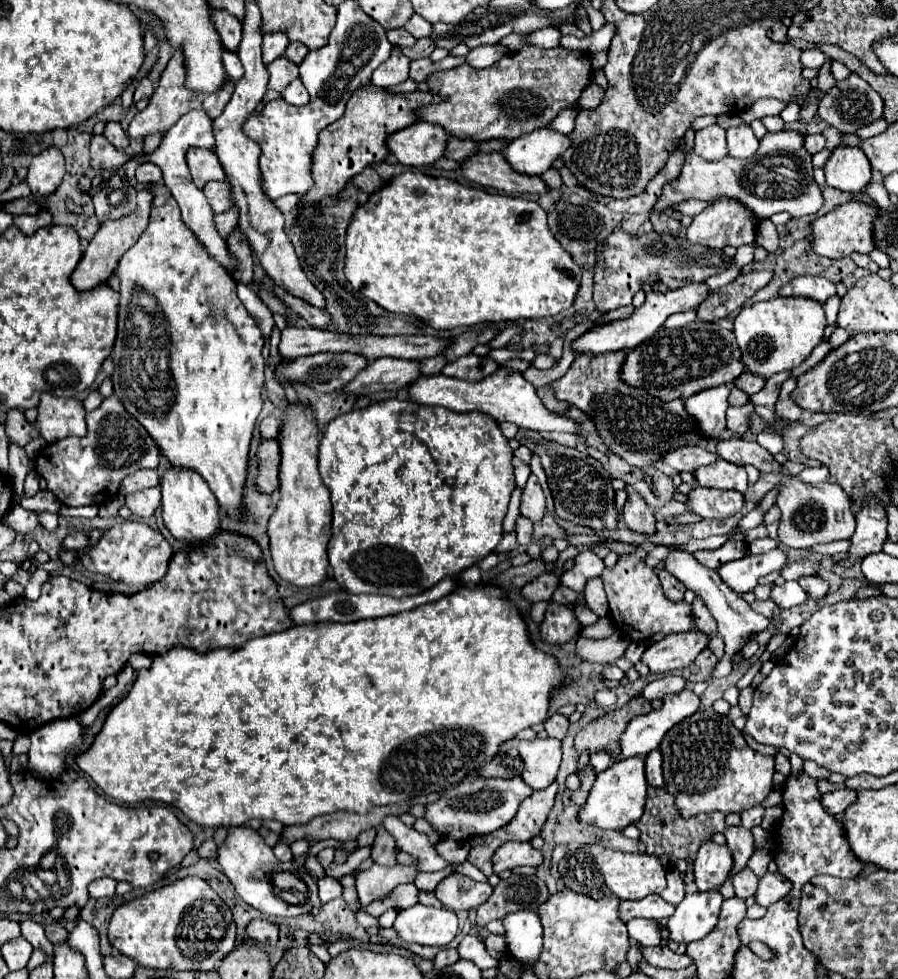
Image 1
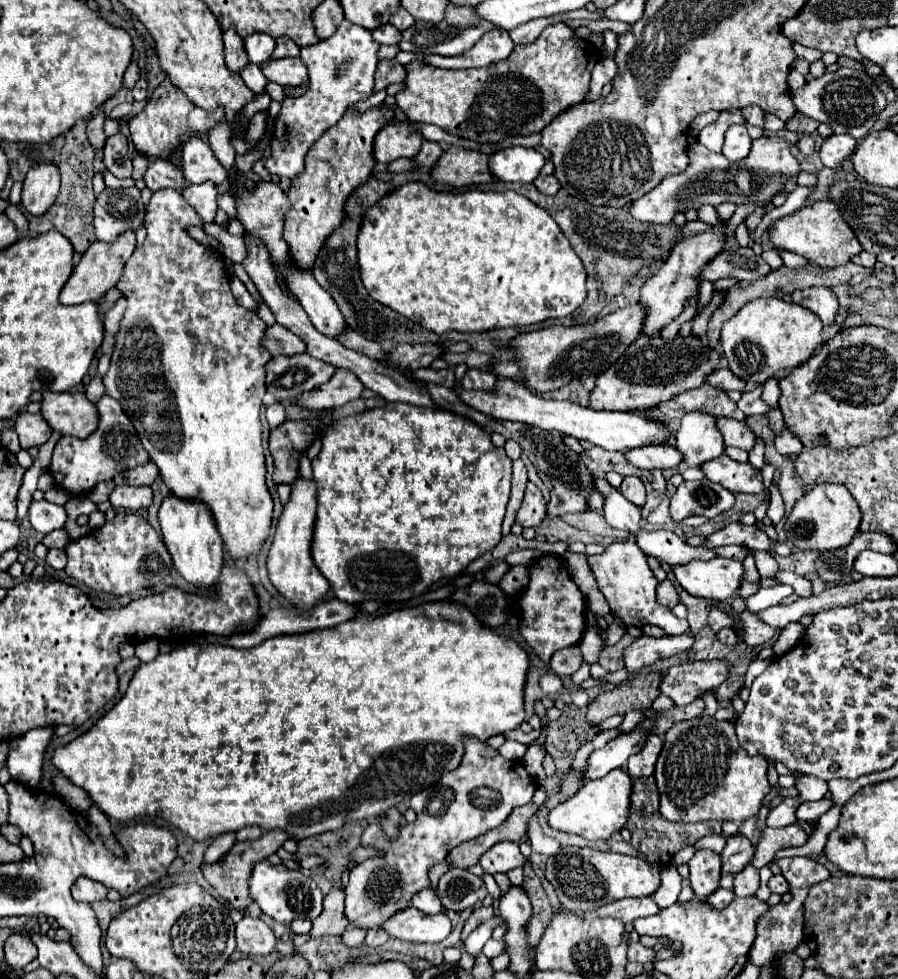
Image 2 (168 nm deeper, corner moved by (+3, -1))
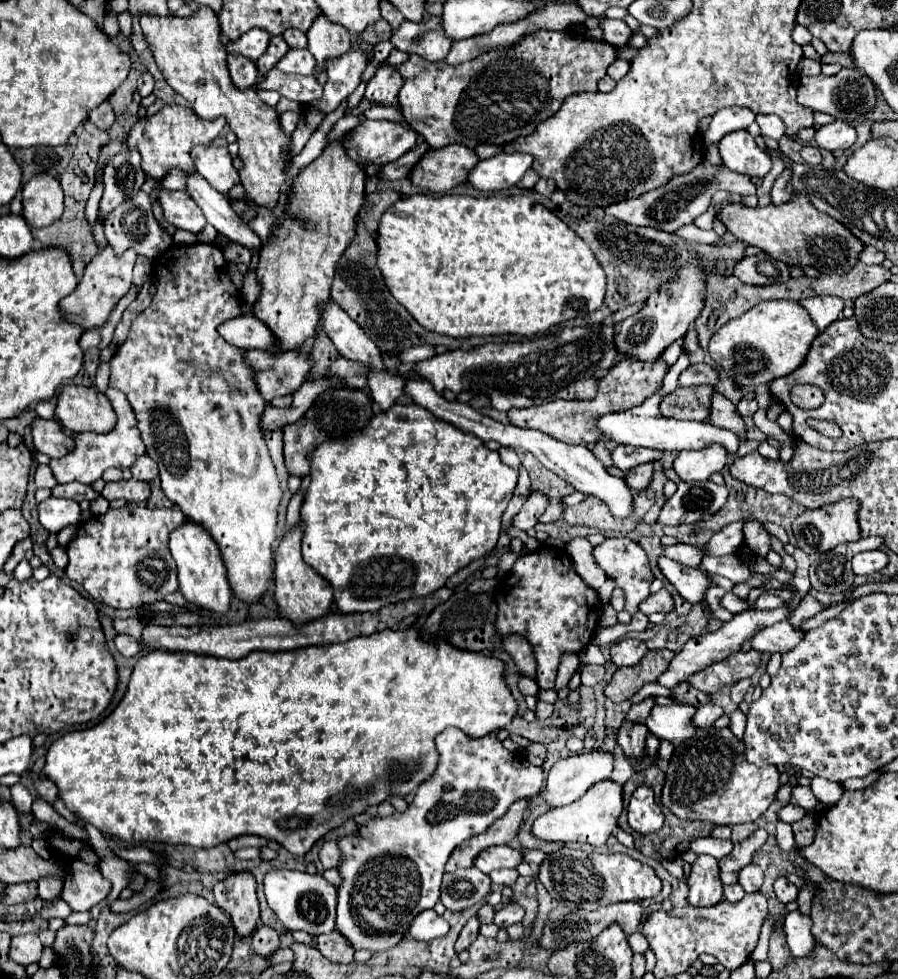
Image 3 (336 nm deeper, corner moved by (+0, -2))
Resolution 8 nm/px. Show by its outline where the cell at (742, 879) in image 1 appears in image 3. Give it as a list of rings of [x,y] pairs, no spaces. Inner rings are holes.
[[[747,864],[741,872],[739,872],[739,884],[743,886],[743,890],[747,894],[751,892],[757,892],[763,884],[763,872],[757,864]]]

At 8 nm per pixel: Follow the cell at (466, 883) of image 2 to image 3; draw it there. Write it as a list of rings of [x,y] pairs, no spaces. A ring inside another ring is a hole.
[[[459,868],[445,872],[441,886],[441,904],[451,912],[463,912],[465,908],[485,900],[491,892],[491,878],[481,870]]]

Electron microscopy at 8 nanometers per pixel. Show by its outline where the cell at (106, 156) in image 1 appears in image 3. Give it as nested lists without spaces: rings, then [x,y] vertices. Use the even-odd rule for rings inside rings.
[[[105,100],[103,104],[99,104],[95,110],[91,110],[89,120],[91,120],[97,128],[101,128],[101,130],[109,130],[111,124],[113,124],[113,120],[115,120],[115,114],[113,114],[111,104],[109,104],[107,100]]]

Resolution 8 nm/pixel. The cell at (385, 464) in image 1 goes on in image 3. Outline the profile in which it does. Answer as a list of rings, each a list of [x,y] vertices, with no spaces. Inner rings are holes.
[[[395,404],[389,410],[377,414],[371,418],[371,422],[347,438],[341,440],[327,440],[323,442],[313,458],[311,458],[311,484],[305,494],[305,502],[301,506],[301,522],[303,522],[303,560],[317,570],[335,590],[335,602],[341,612],[375,612],[387,604],[403,602],[415,596],[427,596],[435,592],[437,588],[445,586],[445,582],[471,564],[473,560],[481,558],[483,554],[491,552],[497,546],[499,532],[501,532],[501,516],[507,508],[507,504],[513,498],[513,490],[517,486],[517,470],[511,466],[505,466],[497,452],[489,450],[483,440],[475,438],[473,434],[461,432],[457,426],[451,426],[449,422],[443,422],[435,418],[431,412],[427,412],[421,406],[401,406]]]

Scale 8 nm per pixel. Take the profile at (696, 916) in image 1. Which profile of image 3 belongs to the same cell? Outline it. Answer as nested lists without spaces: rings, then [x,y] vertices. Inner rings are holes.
[[[731,884],[731,886],[725,886],[723,896],[725,896],[727,902],[739,902],[745,896],[745,892],[743,892],[743,888],[739,884]]]

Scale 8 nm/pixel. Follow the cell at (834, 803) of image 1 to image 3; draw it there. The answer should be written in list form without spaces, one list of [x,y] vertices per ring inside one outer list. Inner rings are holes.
[[[787,804],[787,806],[783,806],[783,808],[779,810],[779,814],[777,814],[777,816],[779,816],[779,820],[793,824],[793,822],[801,820],[805,814],[807,814],[807,812],[805,812],[801,806],[795,806],[795,804]]]

